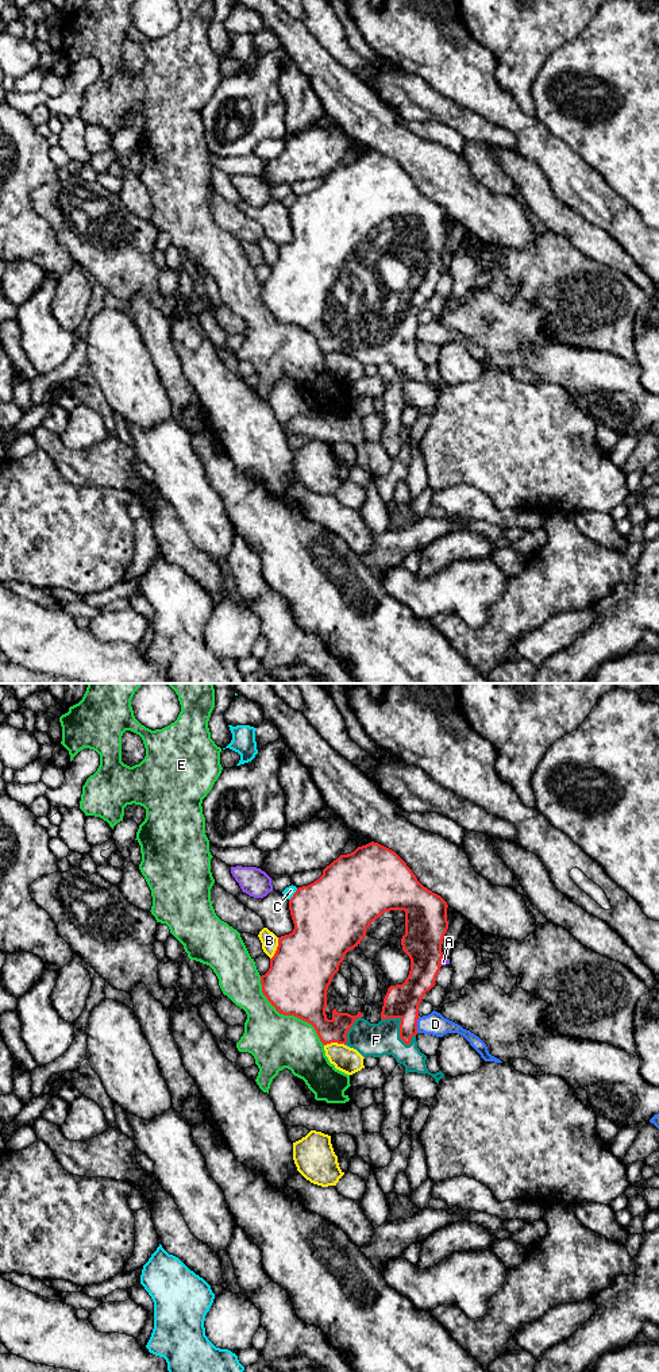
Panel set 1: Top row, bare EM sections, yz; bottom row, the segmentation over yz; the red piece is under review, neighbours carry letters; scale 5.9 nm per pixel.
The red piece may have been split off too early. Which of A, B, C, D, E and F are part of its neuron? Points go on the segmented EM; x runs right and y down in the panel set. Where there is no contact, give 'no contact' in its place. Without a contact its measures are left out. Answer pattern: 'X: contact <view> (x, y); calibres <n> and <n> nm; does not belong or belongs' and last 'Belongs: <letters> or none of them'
A: contact yz (440, 960); calibres 260 and 40 nm; does not belong
B: contact yz (277, 948); calibres 380 and 100 nm; does not belong
C: contact yz (293, 894); calibres 440 and 60 nm; does not belong
D: contact yz (416, 1024); calibres 200 and 140 nm; does not belong
E: contact yz (288, 1014); calibres 380 and 320 nm; does not belong
F: contact yz (400, 1025); calibres 200 and 200 nm; belongs
Belongs: F

